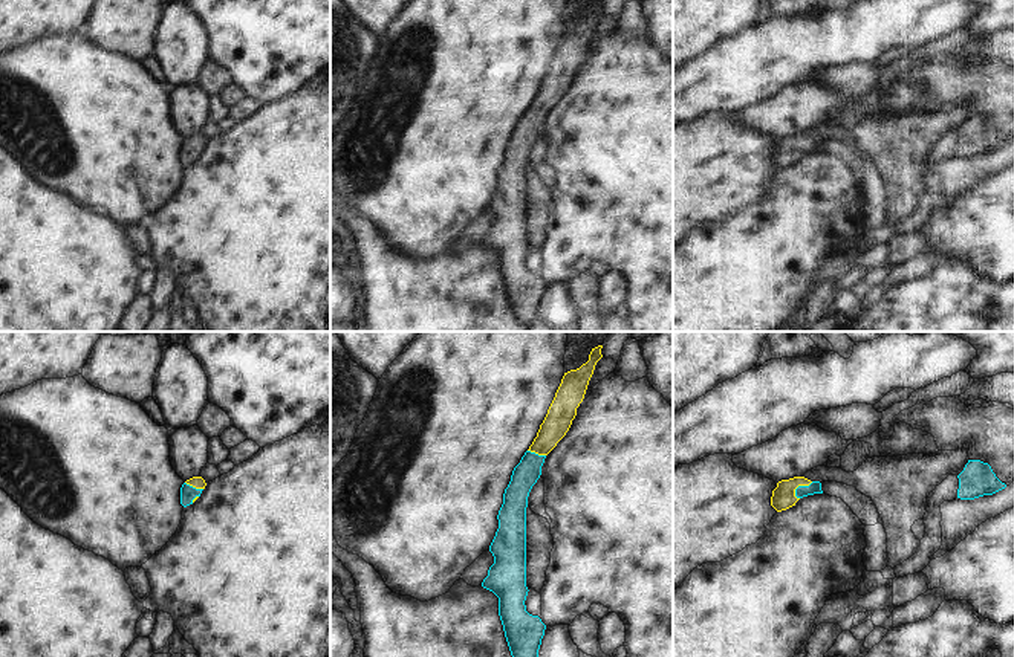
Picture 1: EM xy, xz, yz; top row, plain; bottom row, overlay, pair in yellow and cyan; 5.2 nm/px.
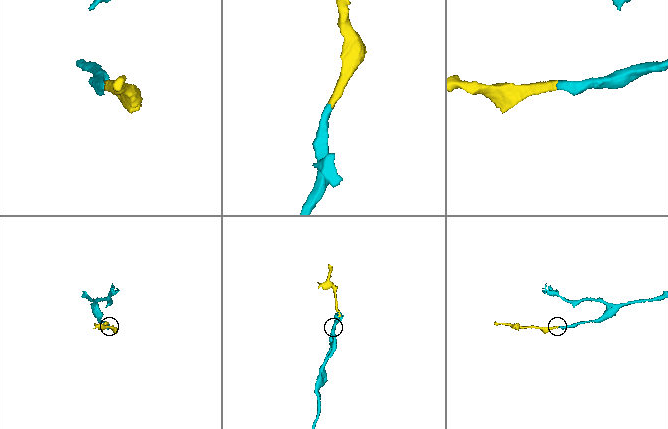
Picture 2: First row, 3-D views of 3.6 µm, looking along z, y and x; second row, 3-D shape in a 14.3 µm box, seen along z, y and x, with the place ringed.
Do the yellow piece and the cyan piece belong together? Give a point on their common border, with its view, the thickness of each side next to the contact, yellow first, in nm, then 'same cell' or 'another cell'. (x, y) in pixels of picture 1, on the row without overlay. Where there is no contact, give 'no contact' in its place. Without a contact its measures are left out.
contact yz (800, 142); calibres 130 and 60 nm; same cell

